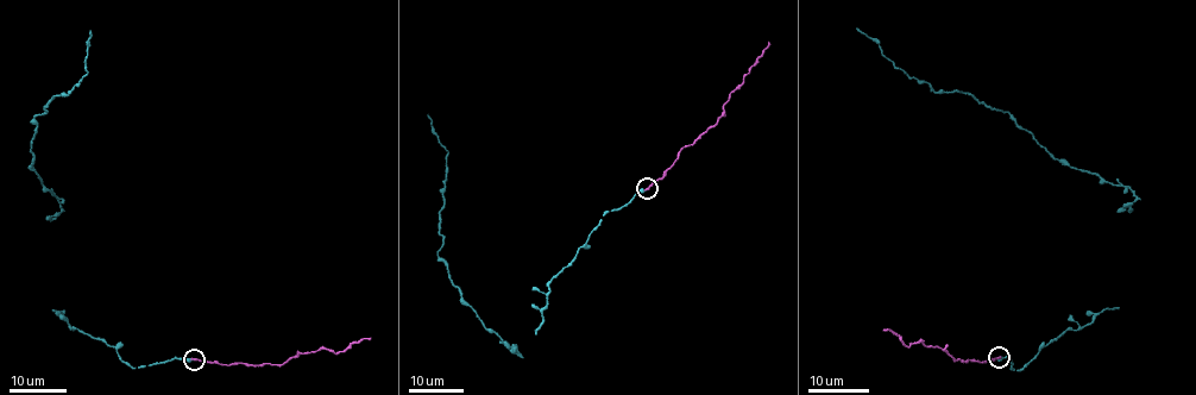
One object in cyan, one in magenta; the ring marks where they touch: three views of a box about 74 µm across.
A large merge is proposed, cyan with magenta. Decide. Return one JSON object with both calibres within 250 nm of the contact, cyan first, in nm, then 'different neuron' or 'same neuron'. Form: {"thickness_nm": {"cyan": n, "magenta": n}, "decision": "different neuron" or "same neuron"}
{"thickness_nm": {"cyan": 220, "magenta": 260}, "decision": "same neuron"}

